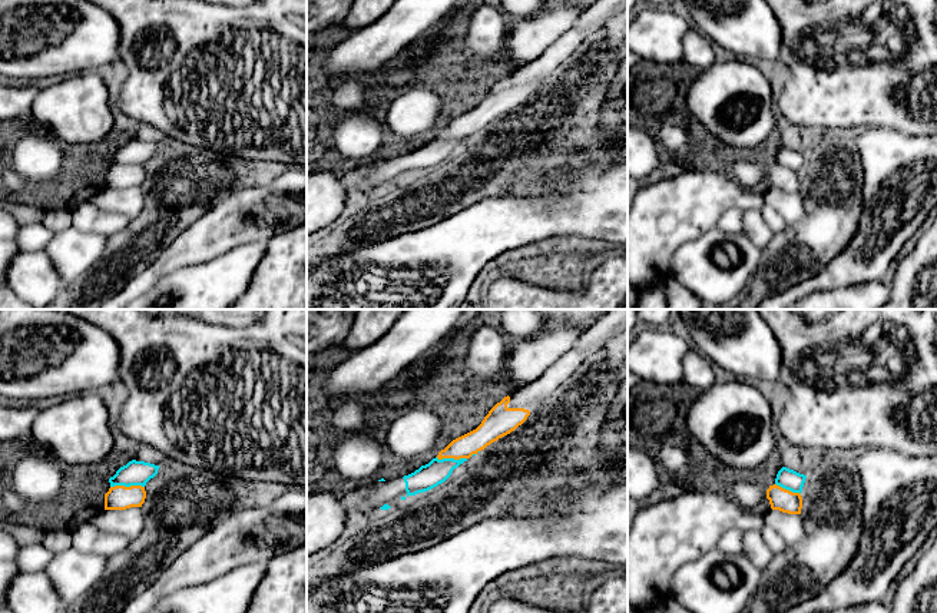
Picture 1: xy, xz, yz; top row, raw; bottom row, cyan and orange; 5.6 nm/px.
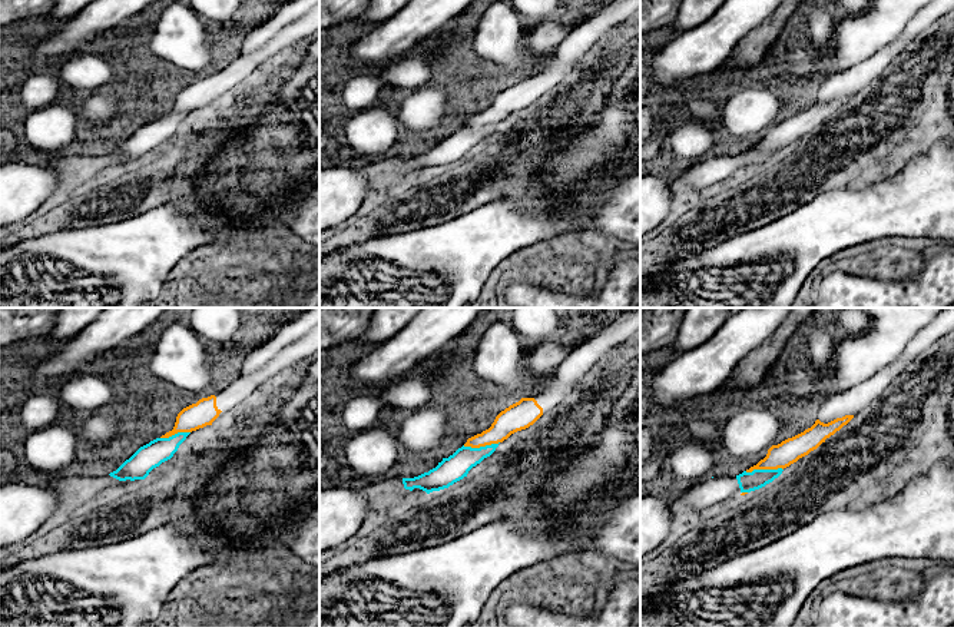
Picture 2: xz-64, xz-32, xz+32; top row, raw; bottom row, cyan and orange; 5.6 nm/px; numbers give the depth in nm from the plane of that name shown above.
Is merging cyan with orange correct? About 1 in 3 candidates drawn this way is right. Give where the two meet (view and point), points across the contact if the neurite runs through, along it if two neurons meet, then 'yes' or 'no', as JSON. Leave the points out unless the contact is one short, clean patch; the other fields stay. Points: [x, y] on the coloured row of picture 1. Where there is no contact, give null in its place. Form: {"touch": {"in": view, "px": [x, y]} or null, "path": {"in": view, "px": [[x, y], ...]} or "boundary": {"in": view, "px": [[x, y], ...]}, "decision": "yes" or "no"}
{"touch": {"in": "xy", "px": [126, 486]}, "decision": "no"}

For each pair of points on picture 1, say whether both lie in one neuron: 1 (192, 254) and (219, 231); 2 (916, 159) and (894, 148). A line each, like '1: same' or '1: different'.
1: same
2: same

